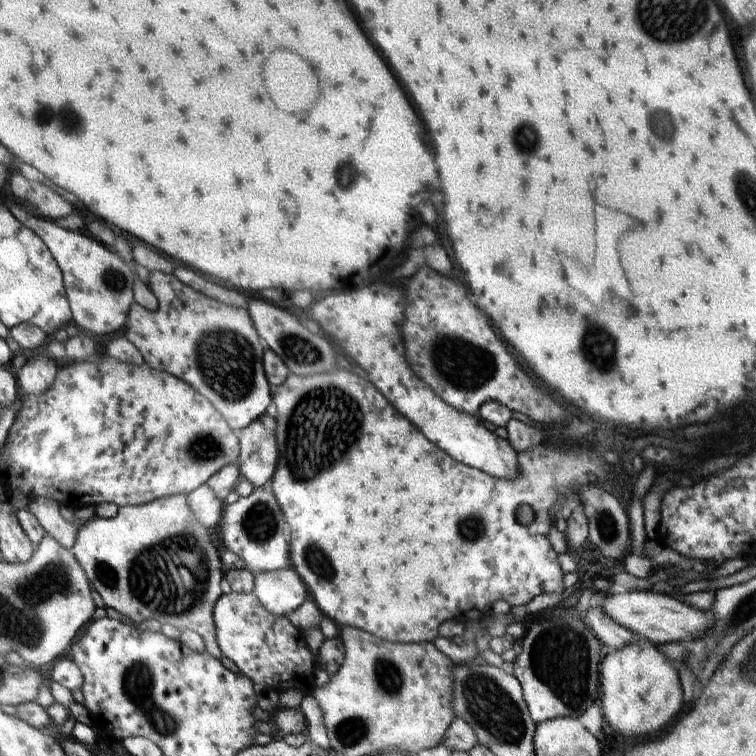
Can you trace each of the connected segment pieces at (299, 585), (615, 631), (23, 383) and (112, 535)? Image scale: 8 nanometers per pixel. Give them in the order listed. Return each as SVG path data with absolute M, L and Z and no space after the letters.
M291 566L255 575L254 596L274 616L288 616L306 601L303 580Z
M595 601L587 610L583 620L587 626L592 628L594 636L600 640L600 644L608 646L608 650L620 650L620 648L632 644L632 640L635 638L632 631L620 626L618 622L614 622L610 616L606 616L602 606Z
M42 353L32 356L17 372L18 384L22 393L42 396L52 388L58 366L50 355Z
M187 495L164 497L138 506L119 507L111 519L96 517L78 529L70 552L84 569L90 584L100 594L105 608L114 608L120 615L130 618L131 623L158 620L161 624L175 626L184 631L190 628L200 634L206 650L226 668L236 670L232 660L220 650L215 638L213 608L222 596L220 582L225 577L224 564L218 556L210 531L202 526L188 506Z

